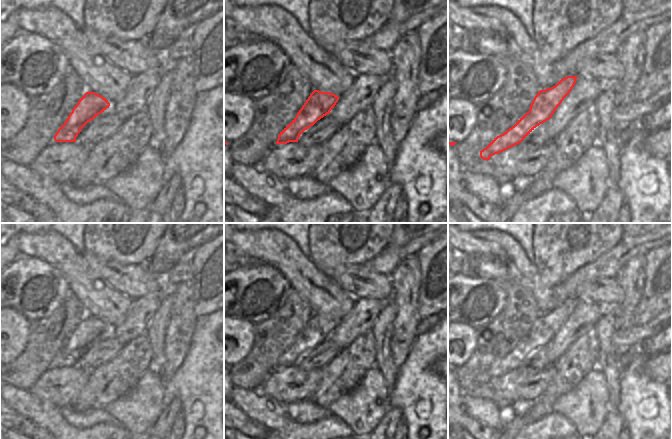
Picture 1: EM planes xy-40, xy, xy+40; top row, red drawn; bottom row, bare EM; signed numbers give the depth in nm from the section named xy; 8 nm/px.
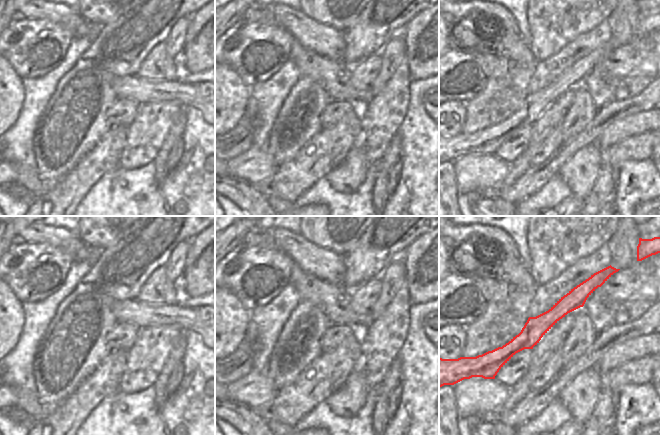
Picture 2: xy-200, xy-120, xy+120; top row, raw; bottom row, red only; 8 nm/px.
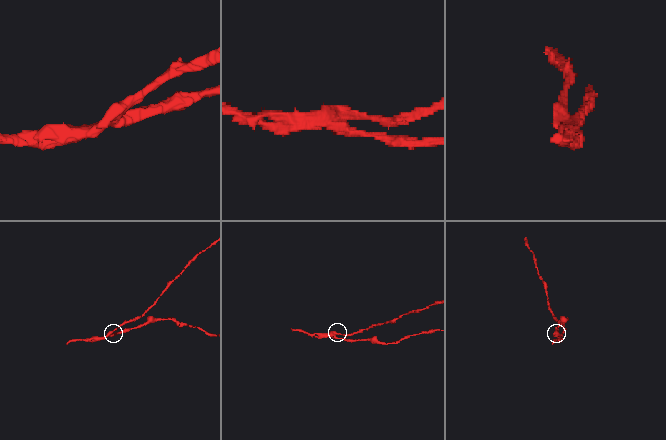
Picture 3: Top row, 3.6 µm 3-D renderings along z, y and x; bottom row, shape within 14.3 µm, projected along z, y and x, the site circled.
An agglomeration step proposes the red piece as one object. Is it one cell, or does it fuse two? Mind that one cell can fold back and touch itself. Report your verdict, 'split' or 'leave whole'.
split

